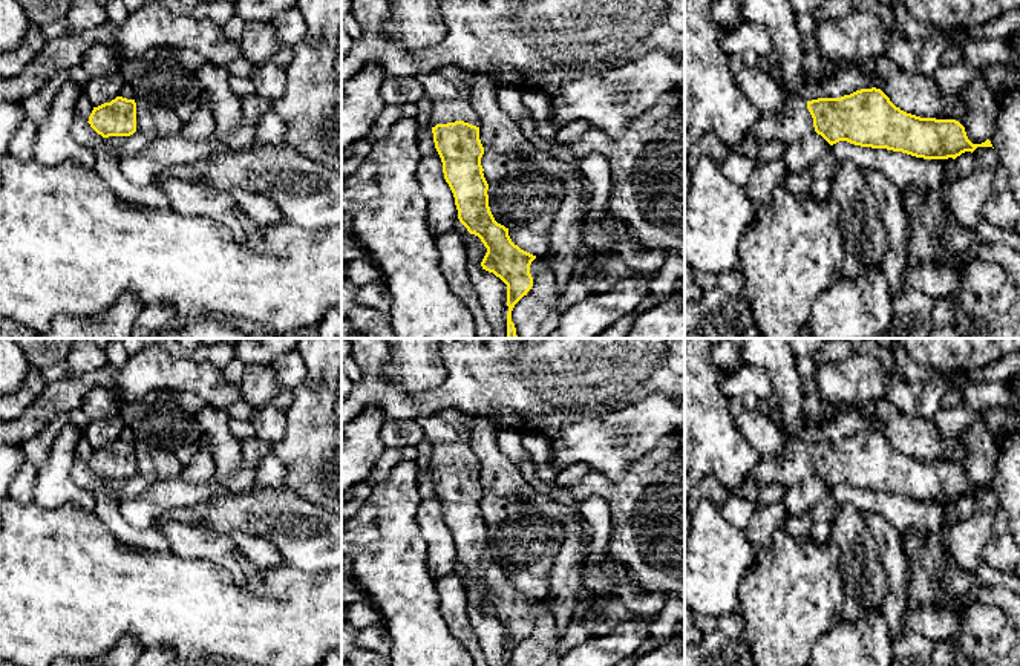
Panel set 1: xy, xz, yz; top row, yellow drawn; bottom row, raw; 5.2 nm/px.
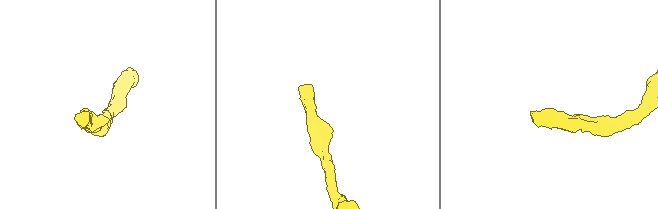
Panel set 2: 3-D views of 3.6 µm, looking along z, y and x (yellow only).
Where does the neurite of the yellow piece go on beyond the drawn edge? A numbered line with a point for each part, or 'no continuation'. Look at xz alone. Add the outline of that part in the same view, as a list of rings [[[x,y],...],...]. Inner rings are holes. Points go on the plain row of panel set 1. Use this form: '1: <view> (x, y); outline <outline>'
1: xz (449, 432); outline [[[444,409],[417,421],[424,430],[424,438],[432,446],[432,470],[455,464],[481,468],[472,444],[472,415],[459,409]]]

